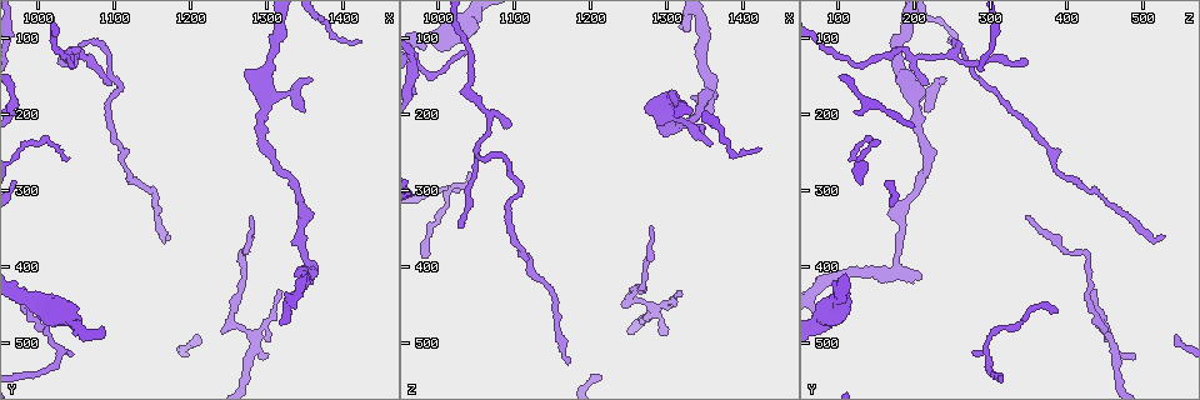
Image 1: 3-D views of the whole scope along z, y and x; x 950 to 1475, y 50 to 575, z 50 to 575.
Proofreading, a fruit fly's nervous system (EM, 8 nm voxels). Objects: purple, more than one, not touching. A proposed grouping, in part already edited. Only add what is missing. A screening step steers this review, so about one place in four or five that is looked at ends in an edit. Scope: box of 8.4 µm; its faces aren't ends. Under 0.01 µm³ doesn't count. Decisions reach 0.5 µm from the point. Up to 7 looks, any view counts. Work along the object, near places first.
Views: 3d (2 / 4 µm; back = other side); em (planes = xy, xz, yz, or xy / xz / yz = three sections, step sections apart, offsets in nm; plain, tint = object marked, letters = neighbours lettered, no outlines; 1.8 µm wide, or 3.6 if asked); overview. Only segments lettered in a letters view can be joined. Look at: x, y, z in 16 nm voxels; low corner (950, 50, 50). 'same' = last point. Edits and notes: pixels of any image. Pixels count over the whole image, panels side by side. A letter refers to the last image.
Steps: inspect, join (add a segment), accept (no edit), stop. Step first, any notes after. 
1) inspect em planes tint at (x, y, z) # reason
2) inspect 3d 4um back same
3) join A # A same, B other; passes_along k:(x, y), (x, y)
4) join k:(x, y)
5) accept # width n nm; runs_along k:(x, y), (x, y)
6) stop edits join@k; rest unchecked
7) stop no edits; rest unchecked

inspect em xy step 16 letters at (1175, 360, 525) # tapers out

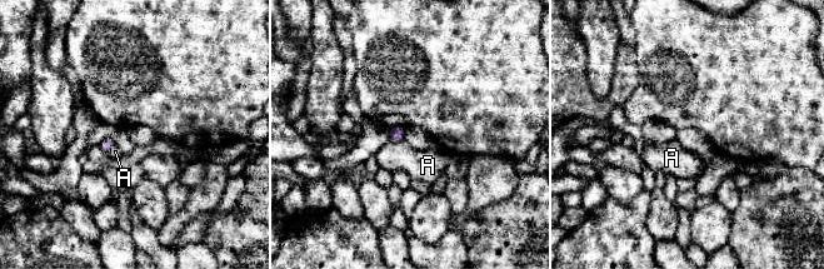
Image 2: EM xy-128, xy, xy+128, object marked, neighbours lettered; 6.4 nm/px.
accept # width 90 nm; longest_contact A 90 nm; A other; none of them fits

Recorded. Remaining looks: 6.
inspect 3d 4um at (1100, 155, 210) # thin end

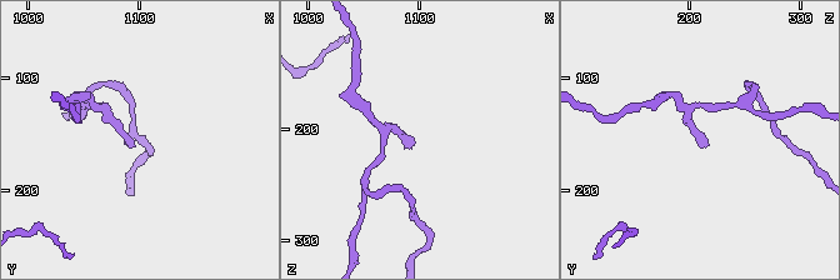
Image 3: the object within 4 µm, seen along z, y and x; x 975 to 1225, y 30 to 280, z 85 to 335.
inspect em xy step 8 letters at (1096, 158, 212)

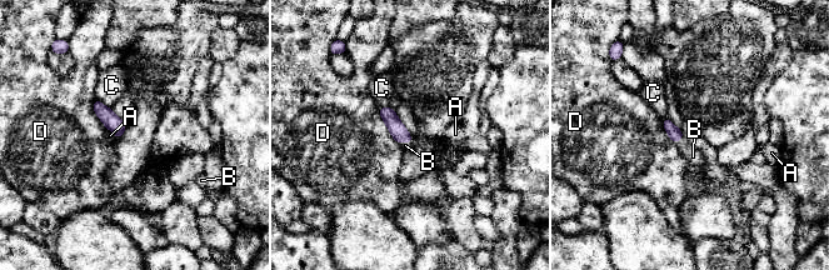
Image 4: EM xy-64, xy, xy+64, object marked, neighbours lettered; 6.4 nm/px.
join B # longest_contact D 280 nm; A other, B same, C other, D other; passes_along 4:(674, 134), (678, 140), (693, 156); the neuron continues

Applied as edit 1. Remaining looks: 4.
inspect em xz step 16 tint at (1360, 155, 235) # tapers out

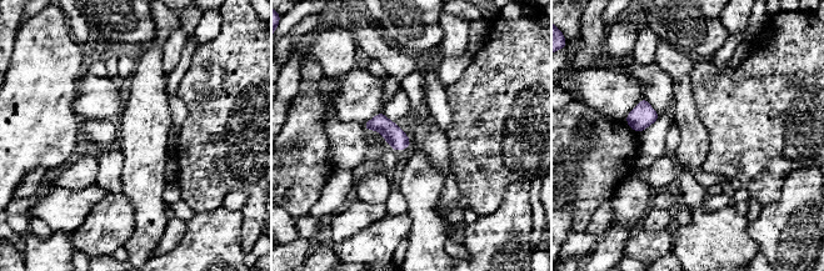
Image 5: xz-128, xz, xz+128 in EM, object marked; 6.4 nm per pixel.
inspect em planes letters same

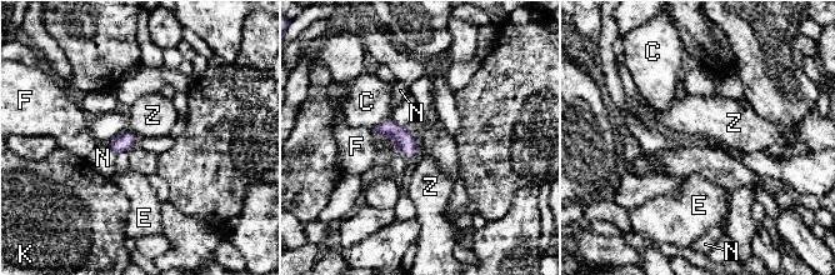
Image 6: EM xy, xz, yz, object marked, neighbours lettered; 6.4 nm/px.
accept # width 110 nm; longest_contact C 150 nm; C other, E other, F other, K other, N other, Z other; none of them fits

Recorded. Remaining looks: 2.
stop edits join@4; rest unchecked

